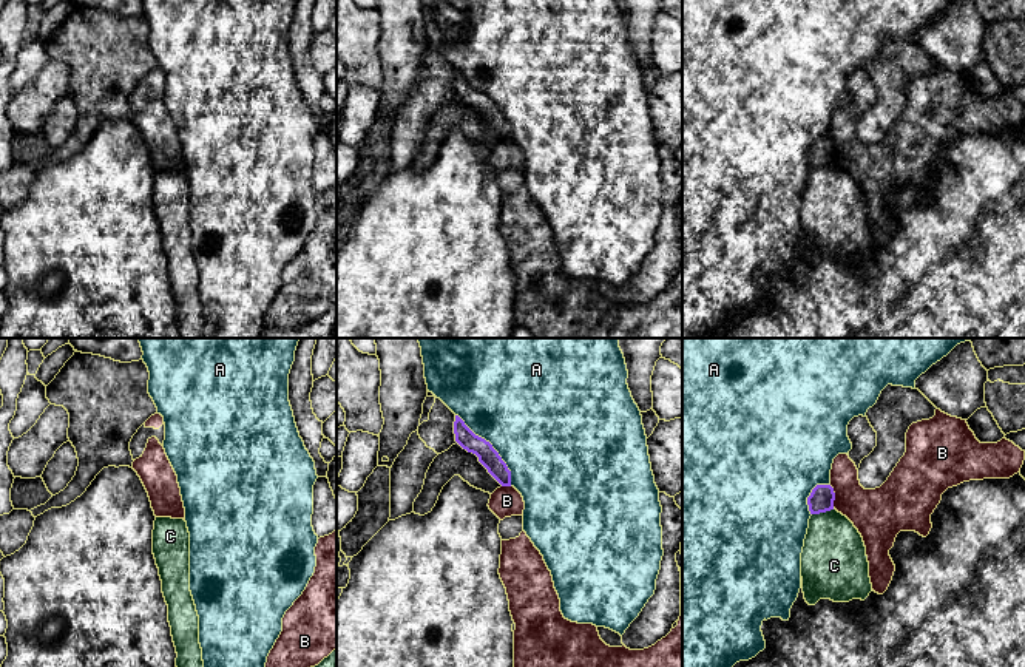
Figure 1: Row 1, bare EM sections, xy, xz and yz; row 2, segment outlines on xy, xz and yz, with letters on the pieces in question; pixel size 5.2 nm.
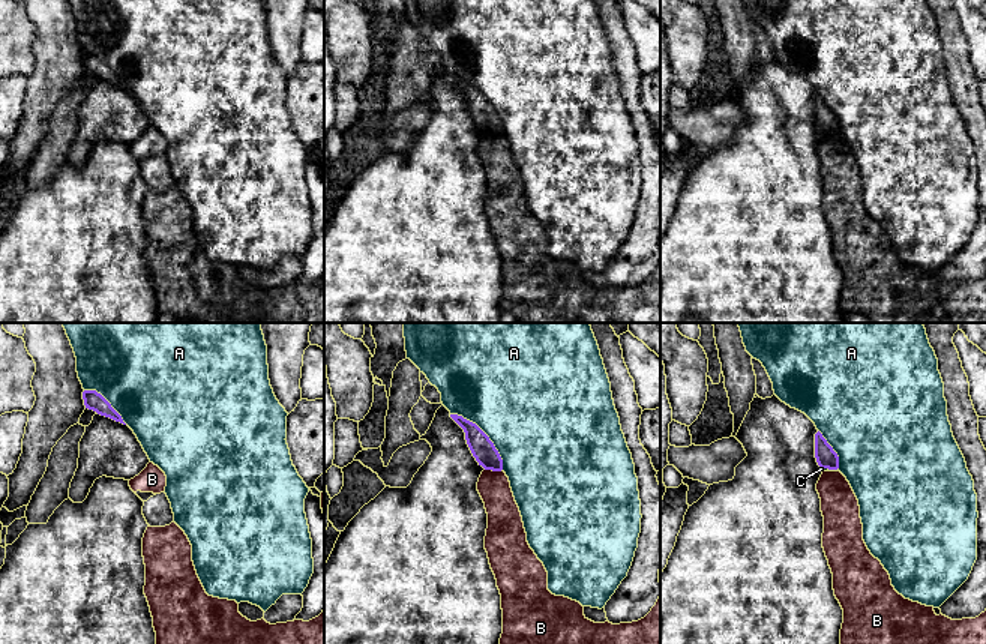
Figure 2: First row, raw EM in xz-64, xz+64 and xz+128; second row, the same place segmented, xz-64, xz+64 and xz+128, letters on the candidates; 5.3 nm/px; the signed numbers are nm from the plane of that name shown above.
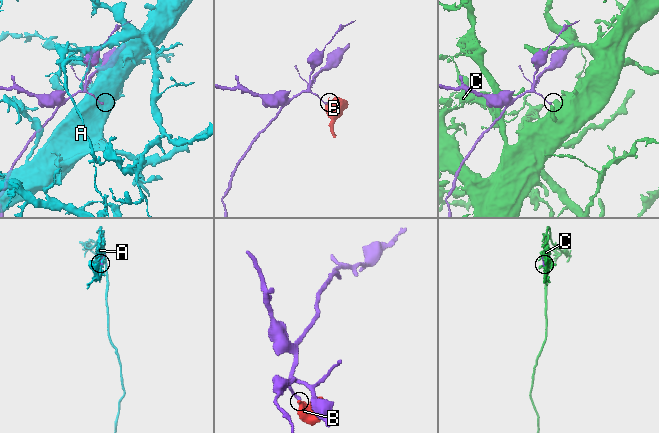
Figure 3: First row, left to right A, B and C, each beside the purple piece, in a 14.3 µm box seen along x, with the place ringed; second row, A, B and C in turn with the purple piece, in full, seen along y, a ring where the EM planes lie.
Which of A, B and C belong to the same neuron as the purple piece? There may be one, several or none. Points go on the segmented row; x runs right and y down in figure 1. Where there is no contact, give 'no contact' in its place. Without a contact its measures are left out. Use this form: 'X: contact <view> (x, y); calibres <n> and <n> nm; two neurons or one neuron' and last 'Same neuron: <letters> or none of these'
A: contact xz (493, 448); calibres 100 and 500 nm; two neurons
B: contact yz (834, 496); calibres 130 and 260 nm; two neurons
C: contact yz (823, 511); calibres 130 and 340 nm; two neurons
Same neuron: none of these

